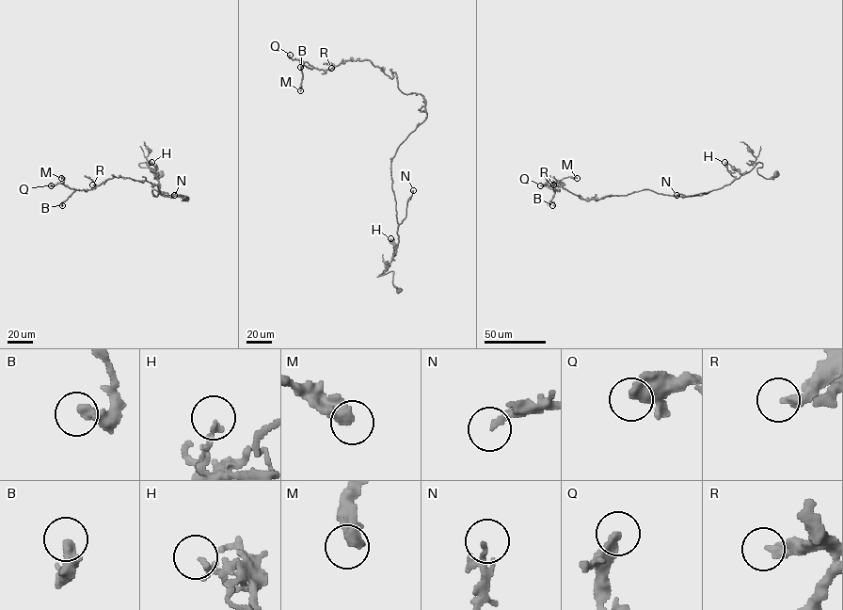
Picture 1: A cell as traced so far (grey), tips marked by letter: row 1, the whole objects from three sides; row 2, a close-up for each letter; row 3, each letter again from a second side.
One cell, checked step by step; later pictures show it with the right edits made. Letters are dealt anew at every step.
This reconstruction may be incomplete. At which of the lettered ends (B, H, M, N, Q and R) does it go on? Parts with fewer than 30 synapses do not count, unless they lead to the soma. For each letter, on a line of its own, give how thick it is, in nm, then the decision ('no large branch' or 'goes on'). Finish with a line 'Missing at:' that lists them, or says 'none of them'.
B: 400 nm thick; no large branch
H: 200 nm thick; no large branch
M: 400 nm thick; no large branch
N: 120 nm thick; no large branch
Q: 360 nm thick; no large branch
R: 320 nm thick; no large branch
Missing at: none of them

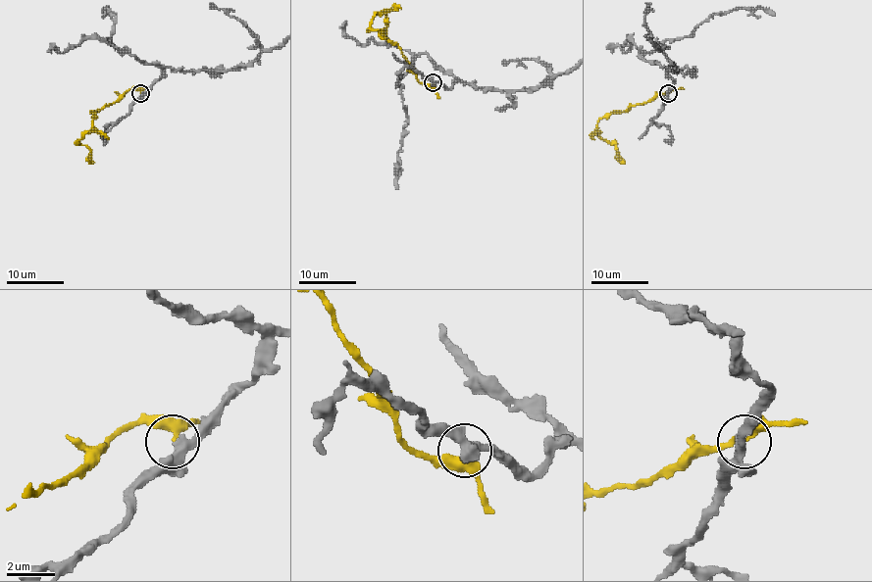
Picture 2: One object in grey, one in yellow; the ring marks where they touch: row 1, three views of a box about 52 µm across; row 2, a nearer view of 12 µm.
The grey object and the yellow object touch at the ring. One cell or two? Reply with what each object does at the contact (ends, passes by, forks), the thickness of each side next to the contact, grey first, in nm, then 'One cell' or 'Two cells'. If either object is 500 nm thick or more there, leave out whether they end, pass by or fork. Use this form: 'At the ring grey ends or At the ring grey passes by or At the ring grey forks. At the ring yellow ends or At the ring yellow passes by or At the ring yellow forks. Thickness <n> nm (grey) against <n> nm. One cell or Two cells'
At the ring grey passes by. At the ring yellow passes by. Thickness 320 nm (grey) against 260 nm. Two cells

